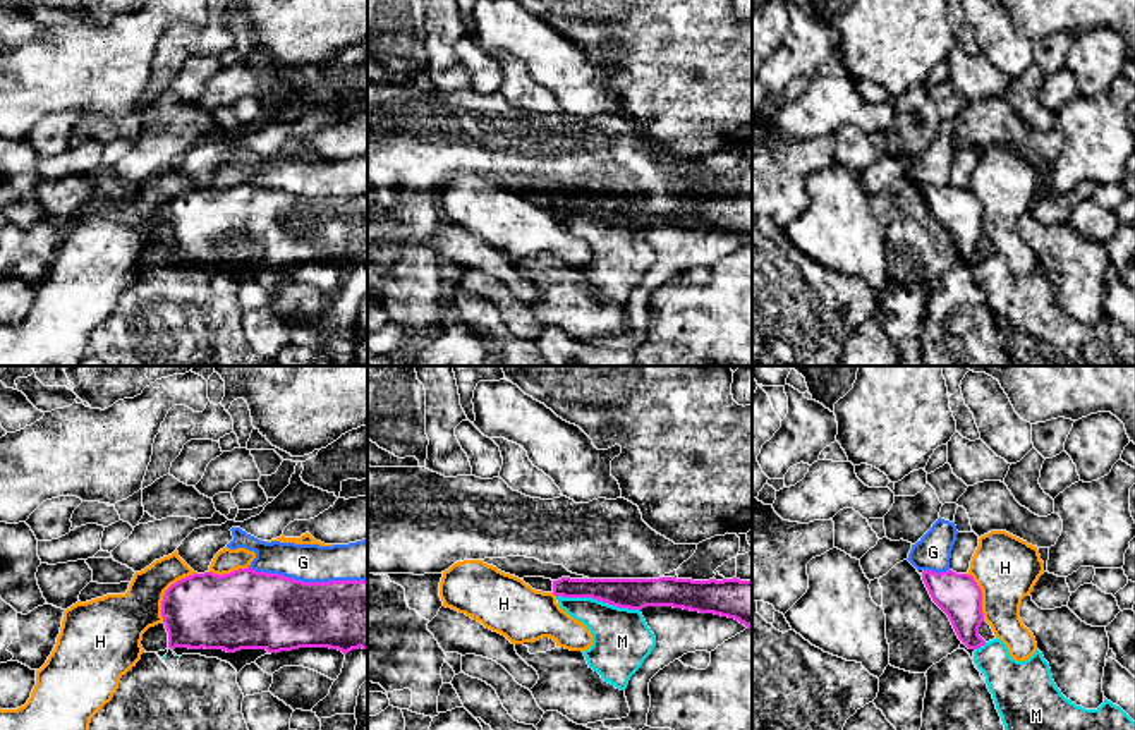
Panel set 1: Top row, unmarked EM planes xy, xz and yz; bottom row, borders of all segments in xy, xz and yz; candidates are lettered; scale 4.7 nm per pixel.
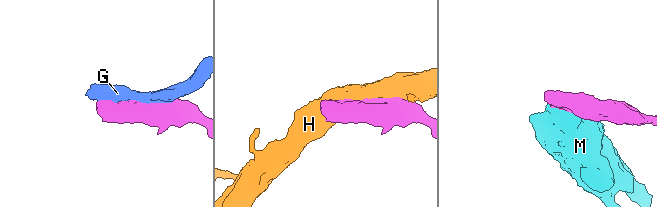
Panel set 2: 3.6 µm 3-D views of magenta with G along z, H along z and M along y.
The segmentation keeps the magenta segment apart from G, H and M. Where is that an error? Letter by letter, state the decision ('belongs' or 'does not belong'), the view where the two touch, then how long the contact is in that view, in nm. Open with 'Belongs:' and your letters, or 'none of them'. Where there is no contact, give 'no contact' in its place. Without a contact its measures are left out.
Belongs: none of them
G: does not belong; meets magenta in xy; contact 550 nm long
H: does not belong; meets magenta in xy; contact 280 nm long
M: does not belong; meets magenta in xz; contact 400 nm long

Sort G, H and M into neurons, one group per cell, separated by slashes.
G / H / M

